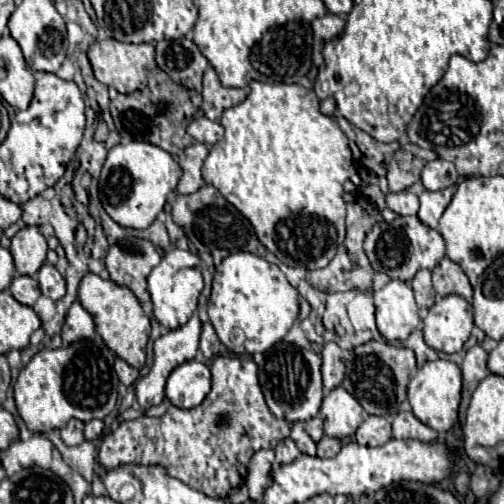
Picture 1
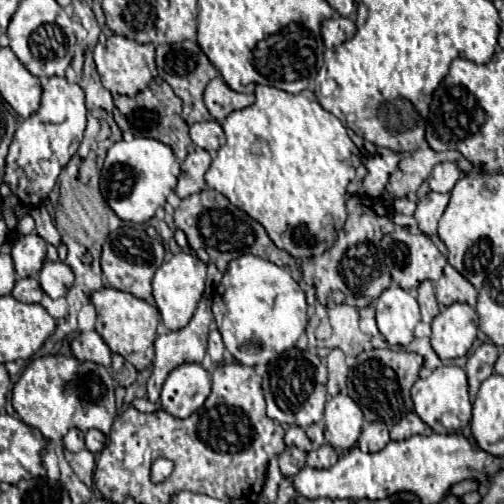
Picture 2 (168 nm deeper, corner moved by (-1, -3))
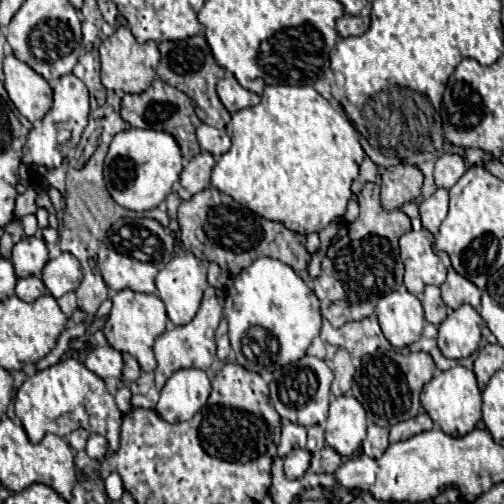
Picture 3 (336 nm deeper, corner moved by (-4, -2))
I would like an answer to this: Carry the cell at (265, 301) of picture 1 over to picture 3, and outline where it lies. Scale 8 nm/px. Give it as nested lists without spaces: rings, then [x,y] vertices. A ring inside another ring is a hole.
[[[258,257],[250,267],[242,269],[242,273],[234,277],[234,283],[224,299],[224,317],[228,319],[228,337],[236,353],[236,361],[250,371],[262,371],[276,365],[282,367],[284,363],[300,359],[312,339],[320,333],[322,325],[320,303],[314,291],[294,273],[292,267],[270,257]]]

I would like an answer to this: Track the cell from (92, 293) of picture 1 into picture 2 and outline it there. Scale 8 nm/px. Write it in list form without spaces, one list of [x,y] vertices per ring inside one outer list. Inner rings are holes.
[[[101,288],[93,292],[91,302],[97,308],[97,334],[105,340],[105,344],[111,348],[111,352],[121,354],[125,360],[129,360],[137,370],[145,370],[153,360],[153,340],[157,336],[157,322],[159,322],[159,310],[129,294],[115,288]]]

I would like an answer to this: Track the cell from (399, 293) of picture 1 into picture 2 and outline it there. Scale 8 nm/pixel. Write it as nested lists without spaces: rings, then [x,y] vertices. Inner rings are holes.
[[[397,284],[389,286],[377,300],[377,326],[393,346],[407,346],[421,320],[415,296]]]

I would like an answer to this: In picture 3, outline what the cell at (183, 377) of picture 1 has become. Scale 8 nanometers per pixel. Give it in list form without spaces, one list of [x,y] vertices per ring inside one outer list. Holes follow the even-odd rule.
[[[178,369],[162,387],[156,413],[168,423],[188,421],[210,395],[210,379],[202,369]]]

